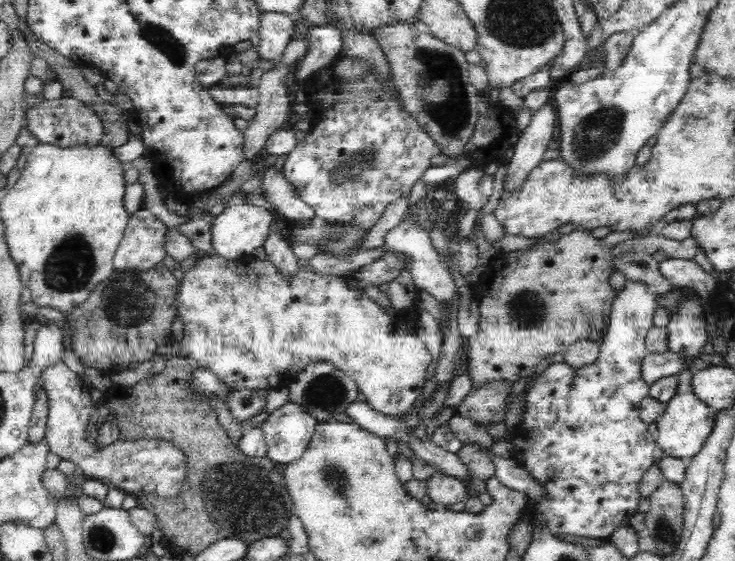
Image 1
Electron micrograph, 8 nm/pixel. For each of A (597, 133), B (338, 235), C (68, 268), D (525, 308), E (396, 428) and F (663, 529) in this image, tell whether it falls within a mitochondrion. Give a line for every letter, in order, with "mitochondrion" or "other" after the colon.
A: mitochondrion
B: mitochondrion
C: mitochondrion
D: mitochondrion
E: other
F: mitochondrion

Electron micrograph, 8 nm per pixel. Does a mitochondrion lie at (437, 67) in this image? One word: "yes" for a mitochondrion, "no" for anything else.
yes

